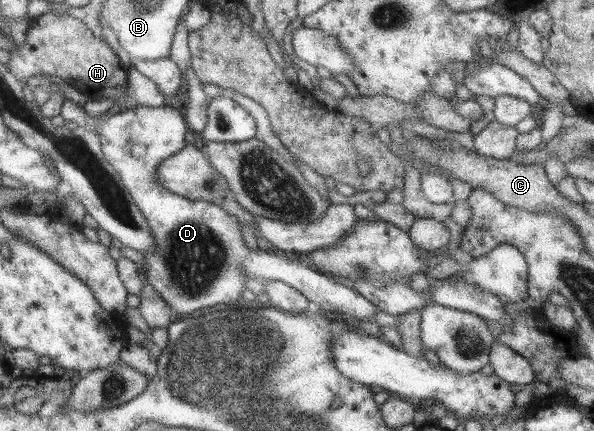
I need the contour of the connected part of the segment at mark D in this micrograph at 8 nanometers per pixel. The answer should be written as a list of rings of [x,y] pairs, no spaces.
[[[64,100],[60,114],[65,121],[74,121],[78,128],[95,131],[103,157],[119,174],[124,188],[131,196],[132,202],[146,218],[150,234],[152,234],[152,253],[143,255],[144,266],[140,272],[146,283],[174,310],[175,317],[184,316],[182,313],[203,311],[205,308],[228,307],[228,303],[236,303],[242,299],[246,277],[240,267],[244,258],[250,256],[250,250],[240,235],[240,225],[234,216],[227,214],[218,204],[206,201],[190,201],[169,193],[157,178],[158,165],[186,146],[186,120],[181,108],[172,106],[146,107],[134,105],[112,115],[90,116],[71,100]]]

